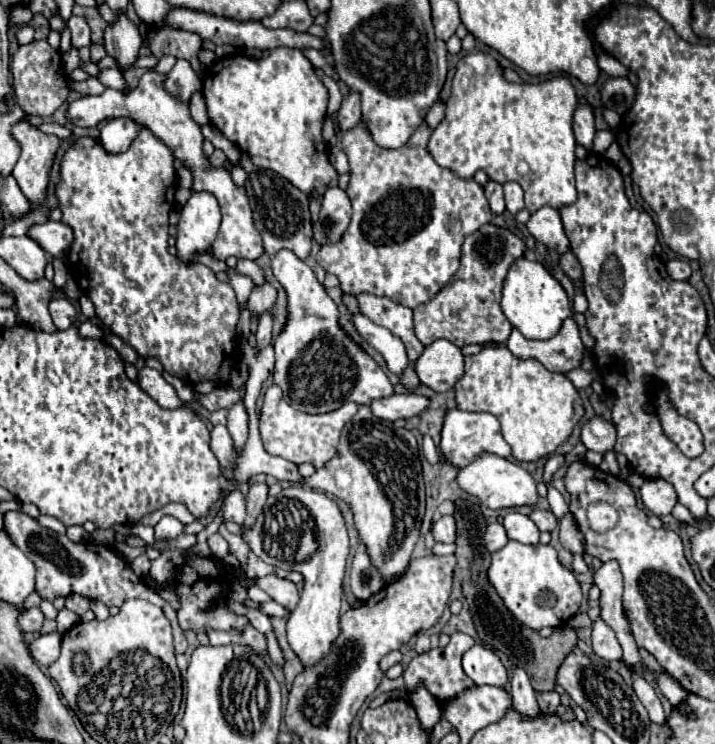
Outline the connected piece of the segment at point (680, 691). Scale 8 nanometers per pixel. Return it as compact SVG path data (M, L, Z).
M666 672L664 674L660 674L660 678L658 678L658 684L660 684L660 692L670 700L670 704L682 704L684 702L684 698L688 696L688 692L672 678L672 676L668 676Z

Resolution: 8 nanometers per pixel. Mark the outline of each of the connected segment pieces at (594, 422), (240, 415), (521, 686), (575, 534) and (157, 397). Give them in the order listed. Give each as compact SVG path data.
M594 416L592 420L588 420L582 428L582 444L588 448L588 450L594 450L594 452L608 452L614 448L614 442L616 442L616 428L612 422L600 418L600 416Z
M238 402L228 410L228 430L234 440L236 452L244 450L244 444L248 440L248 414L244 410L244 404Z
M514 666L512 680L510 680L510 694L512 694L514 706L516 706L516 710L520 710L520 714L532 716L532 714L540 712L536 696L534 696L534 688L530 684L530 678L522 668Z
M568 512L562 520L560 520L560 544L570 550L572 554L584 554L586 544L584 544L584 534L578 528L576 520L572 518L572 514Z
M142 368L138 372L138 384L140 388L162 408L178 408L182 406L182 400L178 398L176 390L162 378L162 374L154 368Z

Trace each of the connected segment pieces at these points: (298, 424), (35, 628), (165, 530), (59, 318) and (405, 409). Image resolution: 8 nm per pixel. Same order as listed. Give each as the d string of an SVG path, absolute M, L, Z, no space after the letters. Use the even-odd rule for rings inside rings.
M270 386L266 390L264 406L262 406L262 414L260 414L260 434L262 434L264 448L268 454L286 458L294 464L312 462L316 468L320 468L320 466L324 466L324 462L328 462L332 458L332 454L336 454L340 430L342 430L344 422L348 422L348 418L352 418L352 414L356 414L356 410L358 410L358 404L348 402L334 412L304 414L304 412L298 412L292 406L288 406L288 402L284 402L282 390L278 386ZM282 414L292 414L292 420L286 420L286 416L282 416Z
M38 608L24 610L18 618L18 626L22 632L40 632L42 622L44 622L44 614Z
M164 518L164 520L160 520L160 524L158 526L154 526L154 534L156 540L166 540L166 538L176 538L178 534L182 534L184 532L184 526L182 526L182 522L174 522L176 518Z
M54 298L54 300L50 300L48 308L50 308L50 316L54 320L54 326L58 330L66 330L66 328L70 328L74 324L76 310L70 304L68 298Z
M404 392L404 394L392 394L388 398L380 398L370 404L372 412L388 422L394 422L398 418L412 418L420 416L430 406L430 398L422 396L418 392Z

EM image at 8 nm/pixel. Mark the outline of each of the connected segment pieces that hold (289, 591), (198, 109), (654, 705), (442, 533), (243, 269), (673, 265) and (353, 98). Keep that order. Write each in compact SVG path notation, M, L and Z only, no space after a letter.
M266 576L266 578L256 580L256 584L264 592L268 592L278 604L282 604L282 606L286 606L290 610L296 608L296 602L298 602L300 594L298 594L298 588L296 588L296 584L292 580L280 578L280 576Z
M202 92L193 94L190 101L190 113L192 118L199 124L205 125L209 123L205 100Z
M630 670L630 676L632 676L632 688L638 696L638 700L644 704L644 708L648 710L650 714L650 720L652 722L658 722L658 724L664 724L666 720L666 714L664 714L664 708L660 704L660 698L656 694L656 690L646 682L646 678L636 672L636 670Z
M442 516L434 524L432 534L434 534L434 540L436 542L444 542L444 544L454 542L454 538L456 538L456 522L454 522L454 516Z
M238 260L236 270L238 270L240 274L250 276L250 278L254 280L254 284L262 284L262 282L264 282L264 274L262 274L262 270L260 270L252 260Z
M670 260L666 266L668 266L668 274L674 280L688 280L690 274L692 274L692 270L690 270L686 260Z
M348 92L342 100L342 108L338 110L340 130L348 130L348 128L356 126L360 116L362 116L362 112L360 112L360 94L358 92Z

